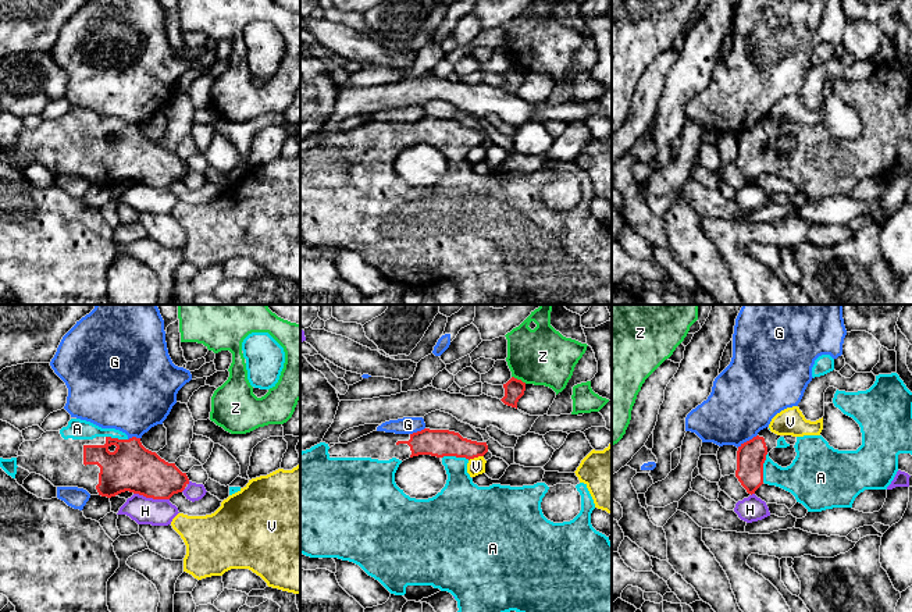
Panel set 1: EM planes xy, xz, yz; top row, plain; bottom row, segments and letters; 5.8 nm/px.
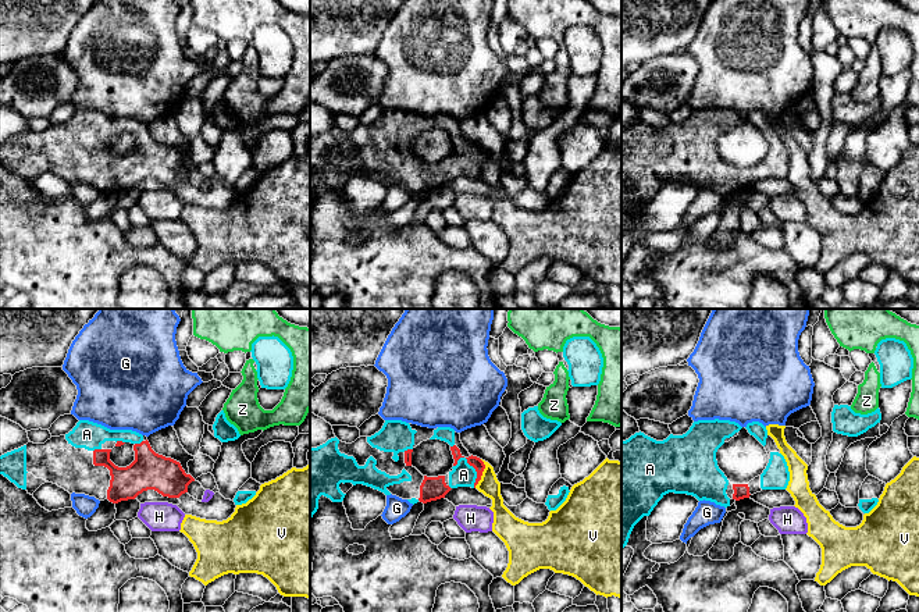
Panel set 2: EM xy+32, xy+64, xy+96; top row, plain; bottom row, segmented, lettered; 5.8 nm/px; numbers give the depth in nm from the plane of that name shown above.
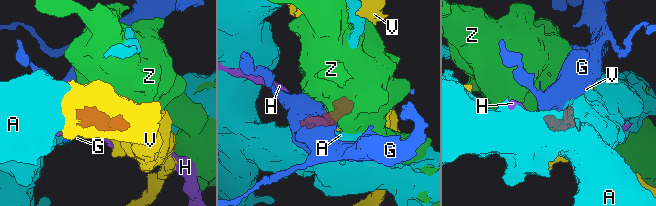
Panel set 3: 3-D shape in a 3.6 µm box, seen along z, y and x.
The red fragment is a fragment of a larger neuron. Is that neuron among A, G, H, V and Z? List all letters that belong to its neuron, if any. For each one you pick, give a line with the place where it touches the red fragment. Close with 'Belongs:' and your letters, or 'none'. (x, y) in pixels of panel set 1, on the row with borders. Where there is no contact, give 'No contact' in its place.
A: Touches red at yz (762, 468)
Belongs: A

